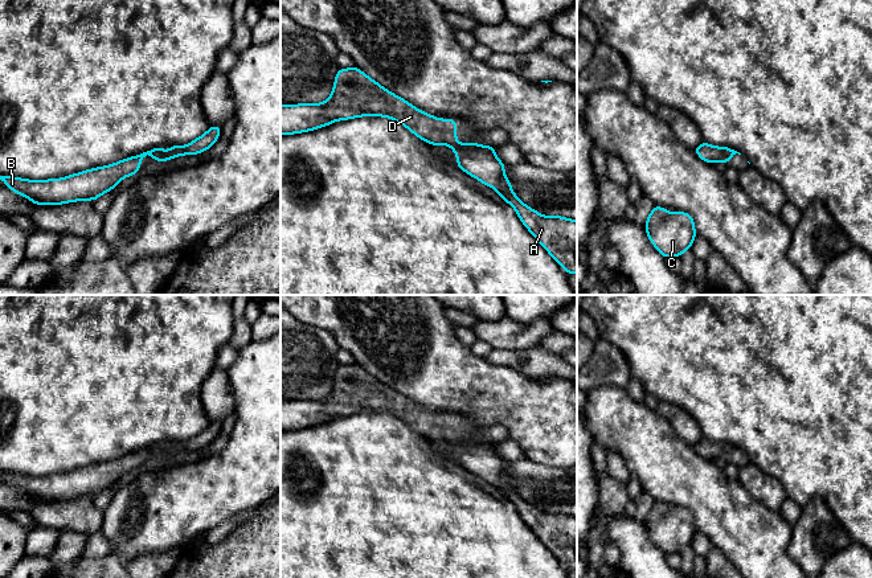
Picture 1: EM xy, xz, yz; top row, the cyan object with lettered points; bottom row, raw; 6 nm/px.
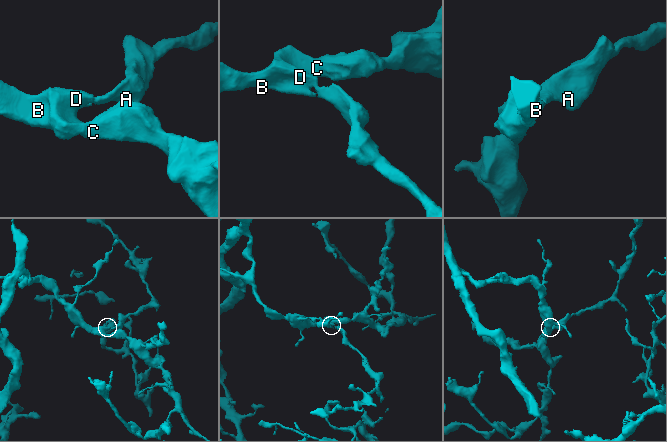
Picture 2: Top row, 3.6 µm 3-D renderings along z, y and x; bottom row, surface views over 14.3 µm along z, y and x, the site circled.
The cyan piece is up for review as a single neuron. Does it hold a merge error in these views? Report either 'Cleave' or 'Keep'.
Keep

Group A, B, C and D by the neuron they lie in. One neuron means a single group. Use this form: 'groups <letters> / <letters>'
groups A B C D

